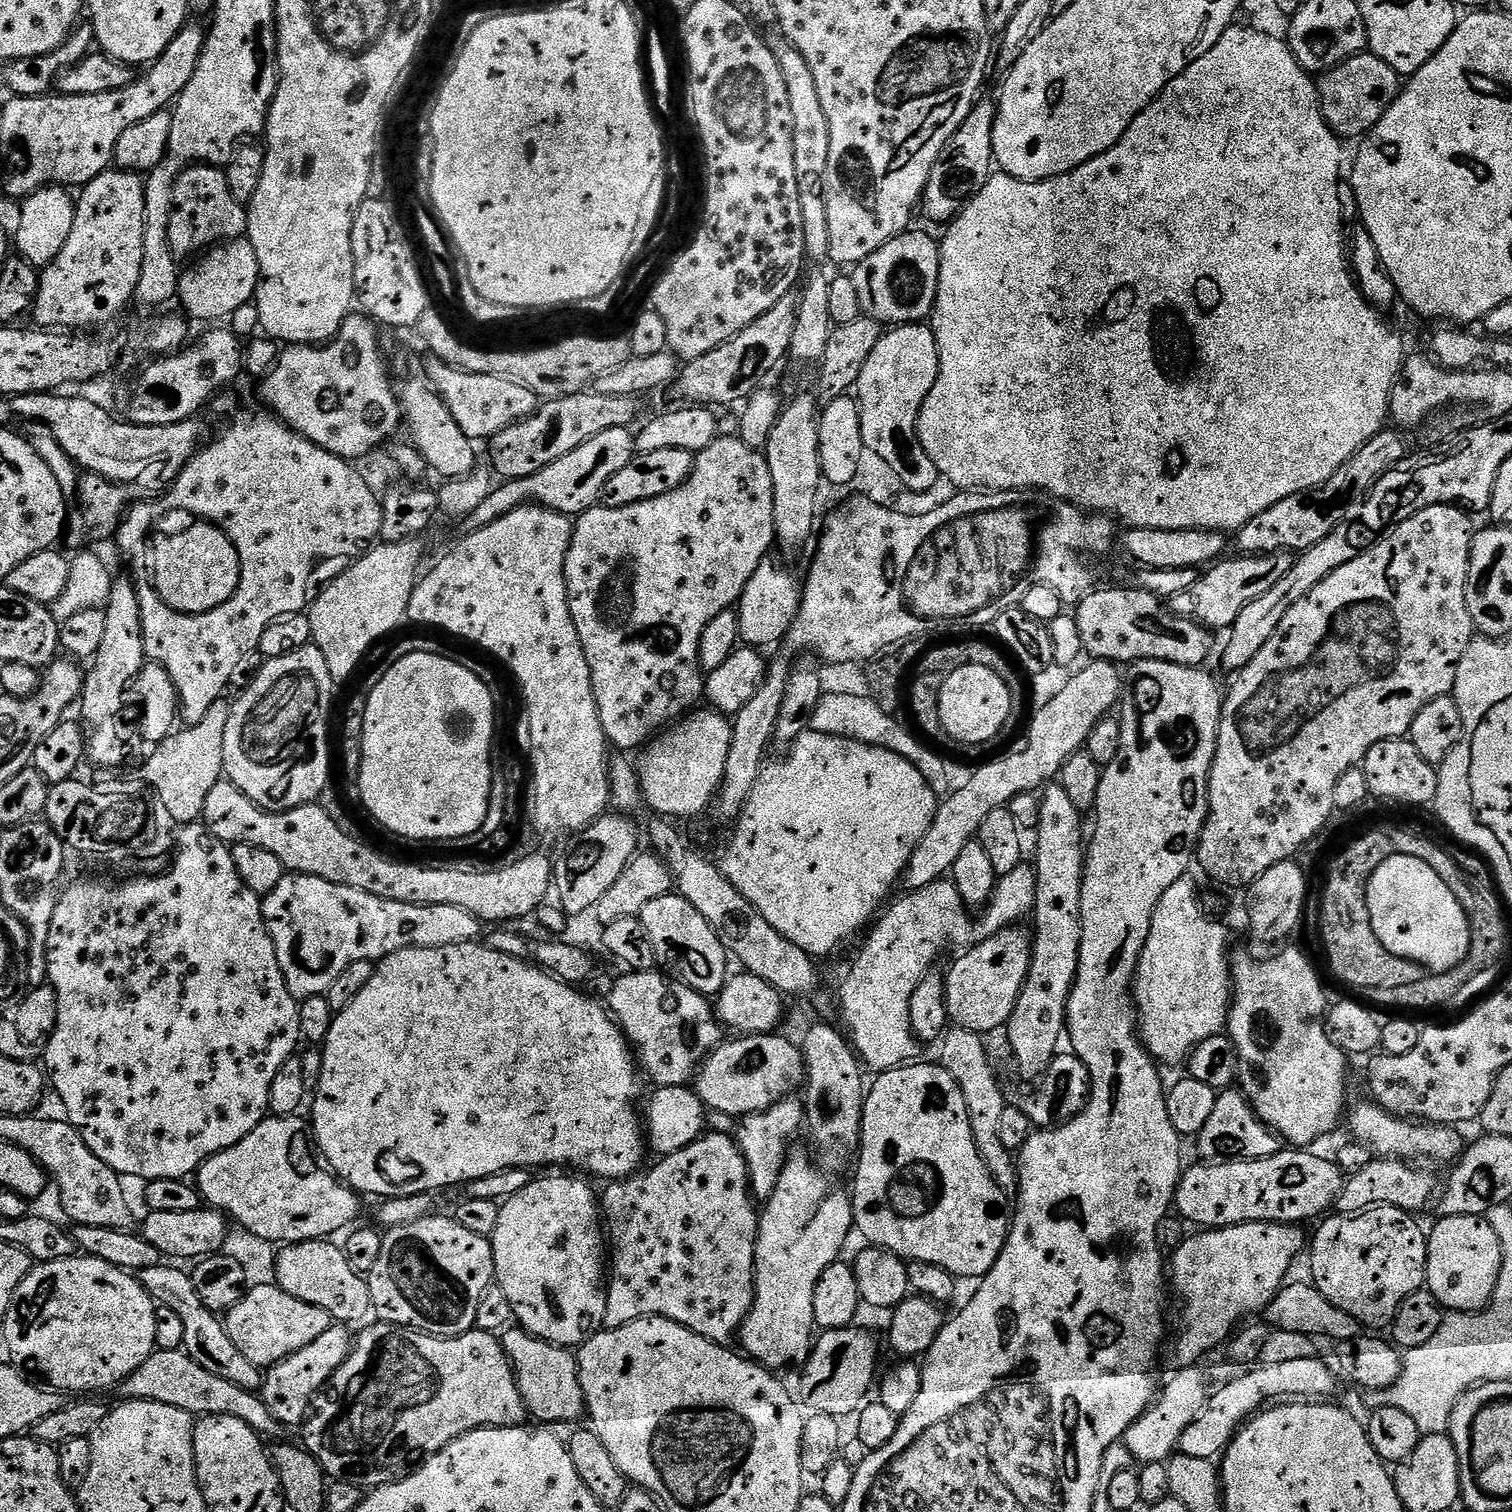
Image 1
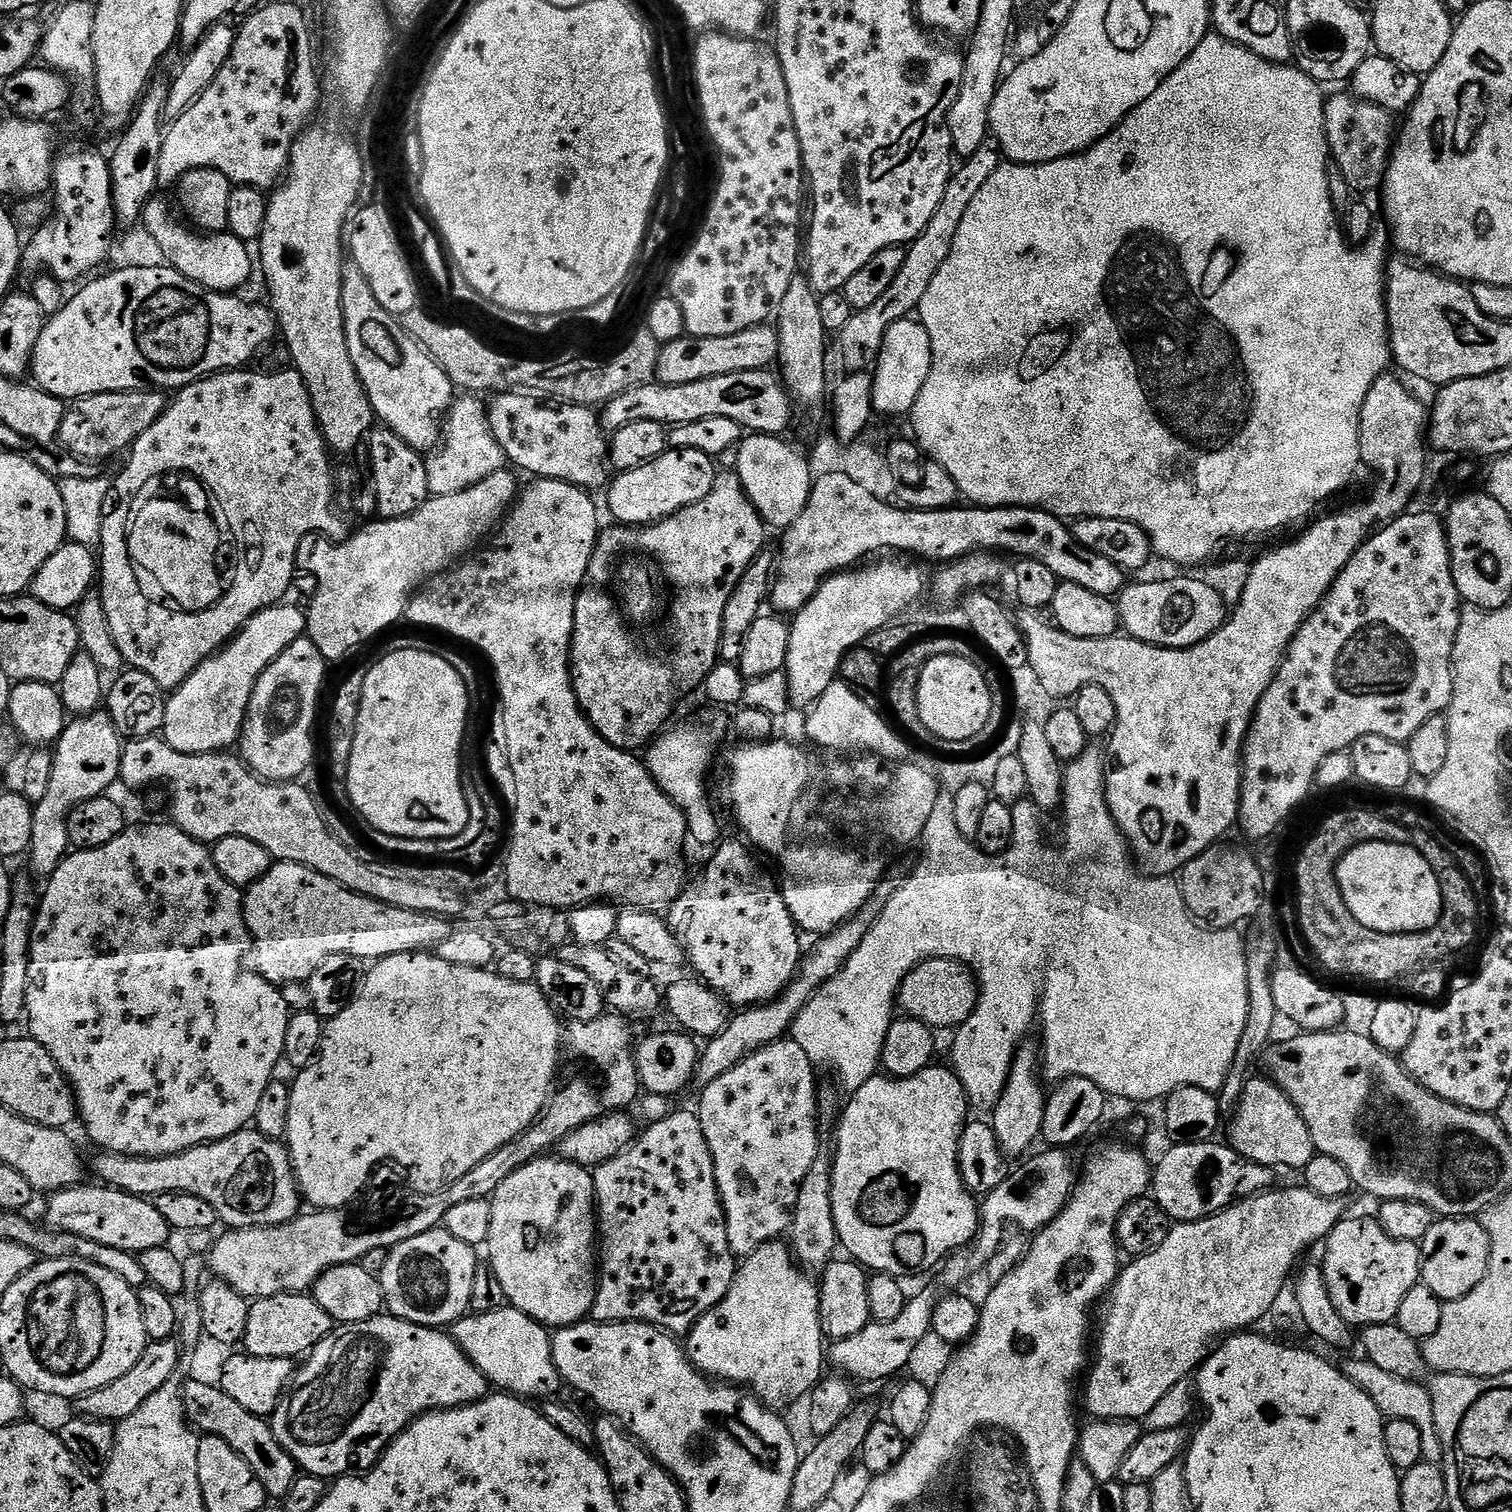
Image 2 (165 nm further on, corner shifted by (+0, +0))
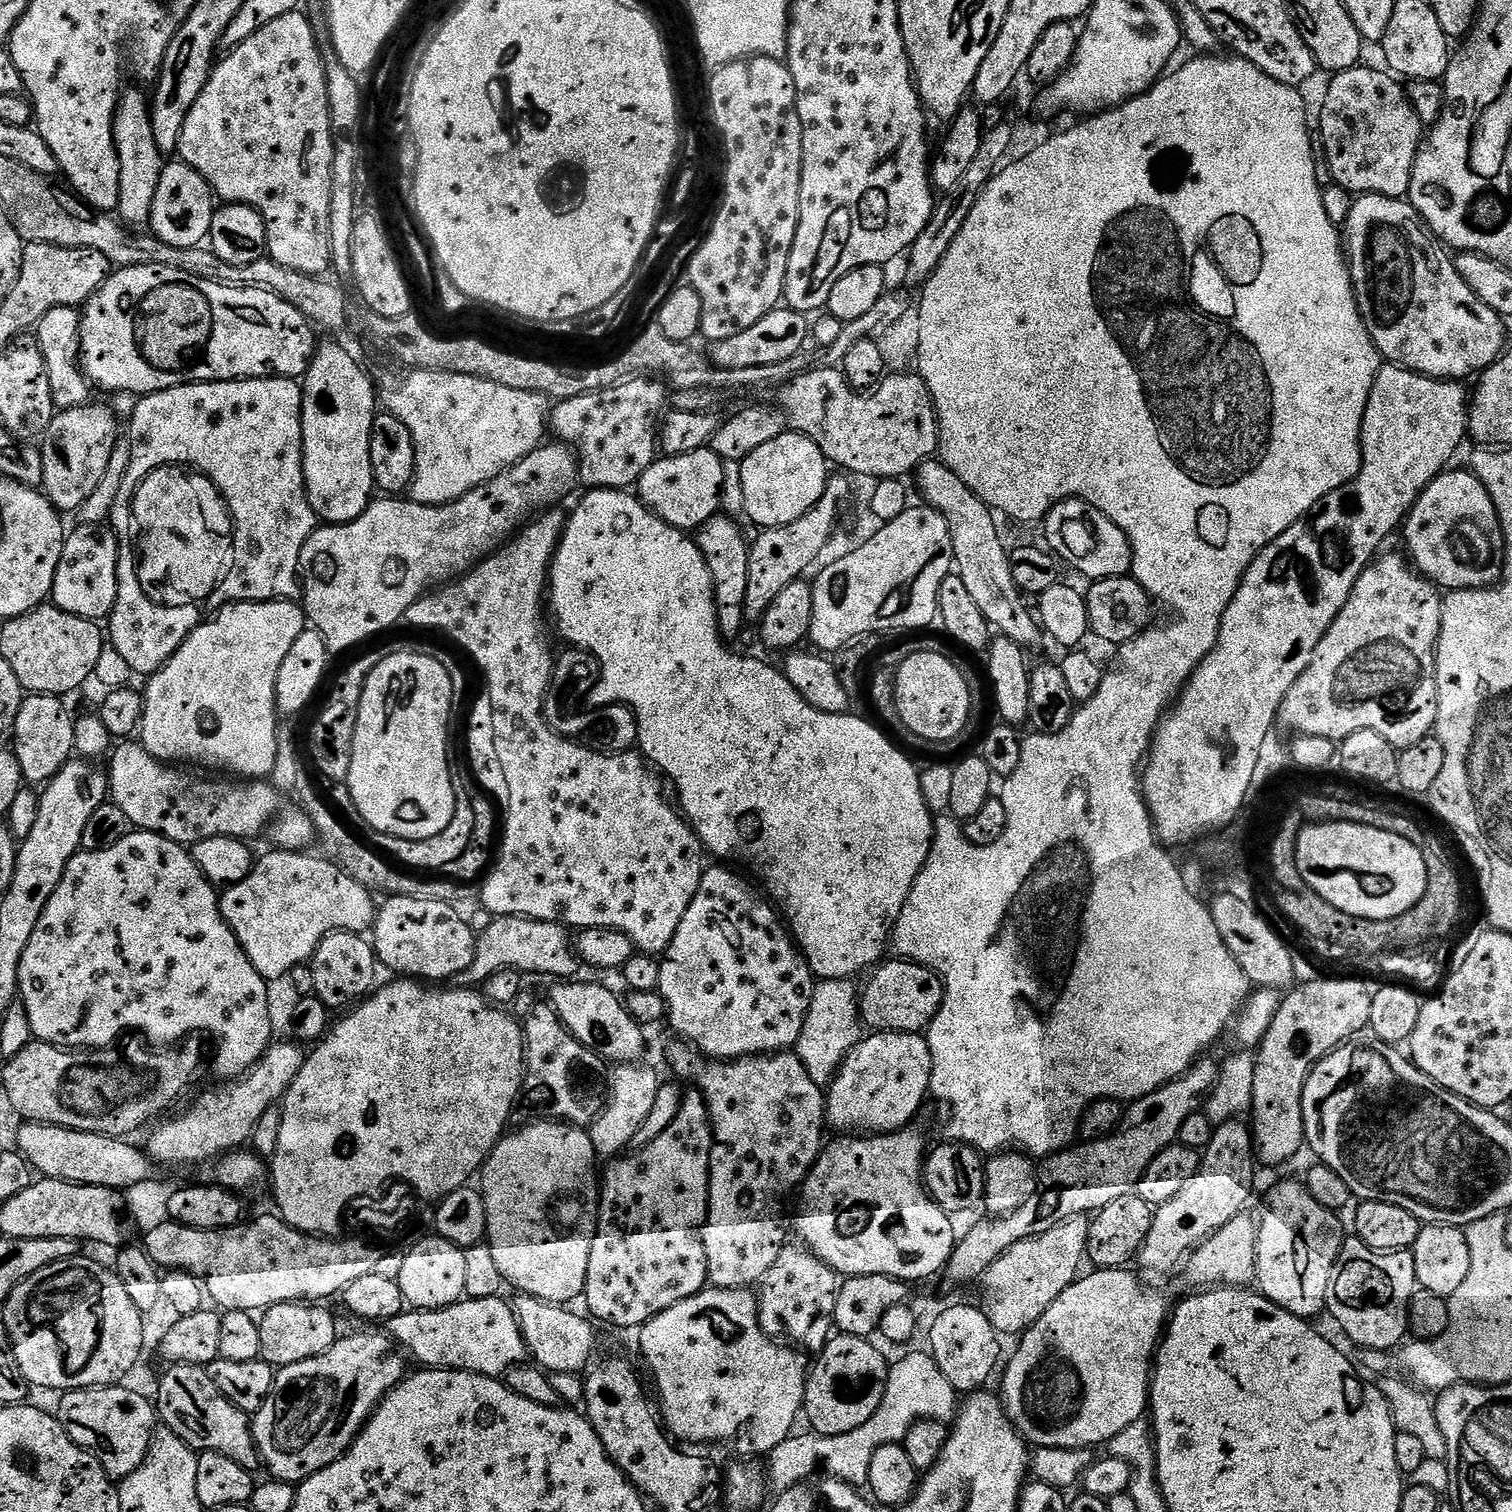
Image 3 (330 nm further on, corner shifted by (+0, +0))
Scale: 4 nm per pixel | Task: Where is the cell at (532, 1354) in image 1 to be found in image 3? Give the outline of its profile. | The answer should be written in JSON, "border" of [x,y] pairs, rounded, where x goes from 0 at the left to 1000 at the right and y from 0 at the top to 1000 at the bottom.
{"border":[[[329,857],[315,860],[308,858],[297,865],[268,866],[256,874],[255,881],[281,905],[293,905],[333,911],[337,906],[347,901],[351,897],[344,875],[341,874],[341,864],[335,860]]]}

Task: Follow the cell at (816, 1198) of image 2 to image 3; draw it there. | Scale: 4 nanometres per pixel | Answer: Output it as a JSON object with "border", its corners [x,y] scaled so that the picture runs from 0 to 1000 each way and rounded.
{"border":[[[526,823],[519,824],[502,850],[503,876],[507,884],[518,885],[532,895],[542,896],[552,881],[557,845],[535,825]]]}

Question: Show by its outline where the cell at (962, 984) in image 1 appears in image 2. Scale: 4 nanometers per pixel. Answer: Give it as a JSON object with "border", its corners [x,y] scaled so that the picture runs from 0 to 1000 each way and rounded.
{"border":[[[632,634],[610,636],[598,647],[595,653],[594,667],[603,674],[610,676],[613,680],[632,681],[641,675],[646,668],[647,651],[643,641]]]}

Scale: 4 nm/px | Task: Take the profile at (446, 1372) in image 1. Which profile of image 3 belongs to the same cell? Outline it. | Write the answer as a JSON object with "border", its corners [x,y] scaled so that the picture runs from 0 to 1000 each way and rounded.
{"border":[[[235,881],[233,884],[226,883],[218,893],[202,901],[189,903],[183,907],[180,921],[166,937],[167,950],[169,960],[172,961],[174,970],[177,970],[177,976],[181,979],[188,979],[190,981],[198,982],[204,979],[210,972],[216,972],[235,952],[241,941],[246,937],[246,933],[251,929],[254,923],[267,912],[269,897],[259,884],[251,881]]]}

